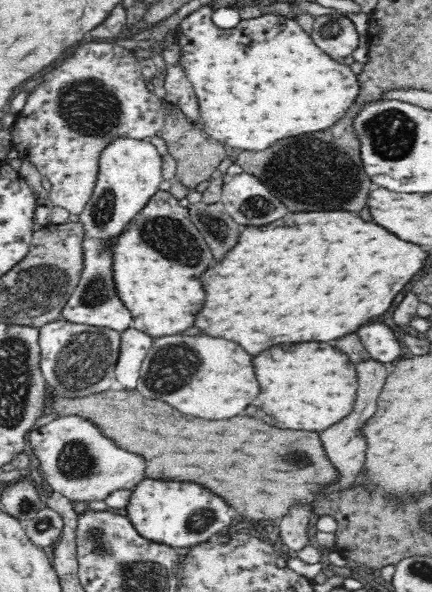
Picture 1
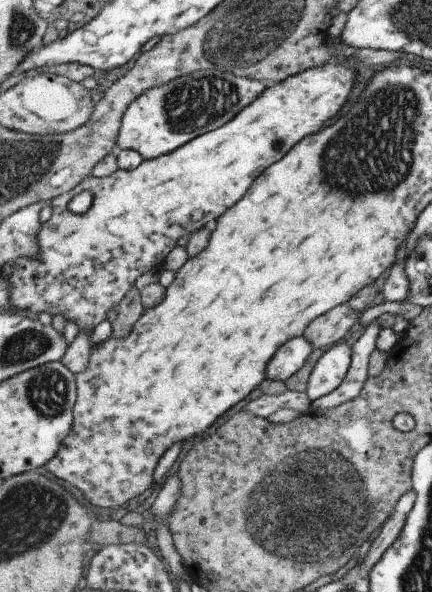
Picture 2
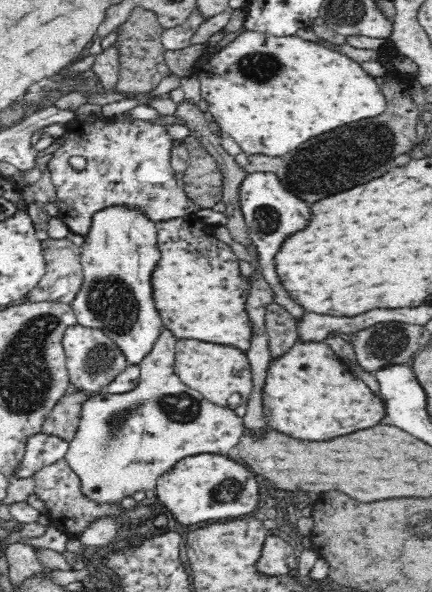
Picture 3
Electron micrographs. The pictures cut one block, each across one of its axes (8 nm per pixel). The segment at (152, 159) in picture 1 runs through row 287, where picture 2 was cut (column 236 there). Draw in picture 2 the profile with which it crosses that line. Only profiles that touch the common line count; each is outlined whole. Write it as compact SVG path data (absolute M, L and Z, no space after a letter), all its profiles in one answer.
M215 68L199 70L147 90L127 109L119 130L118 151L135 150L144 160L161 158L194 141L202 134L231 122L251 106L269 84Z

